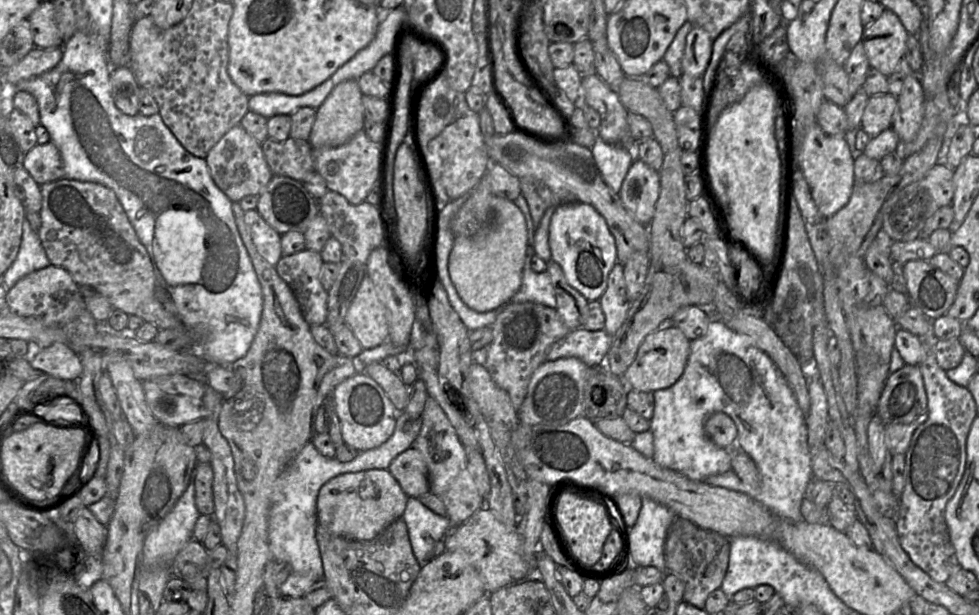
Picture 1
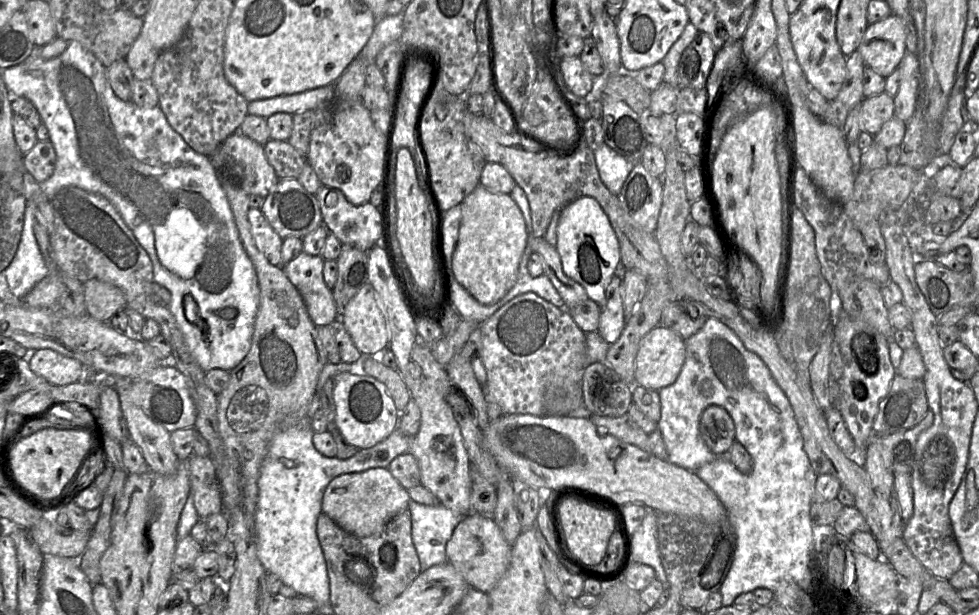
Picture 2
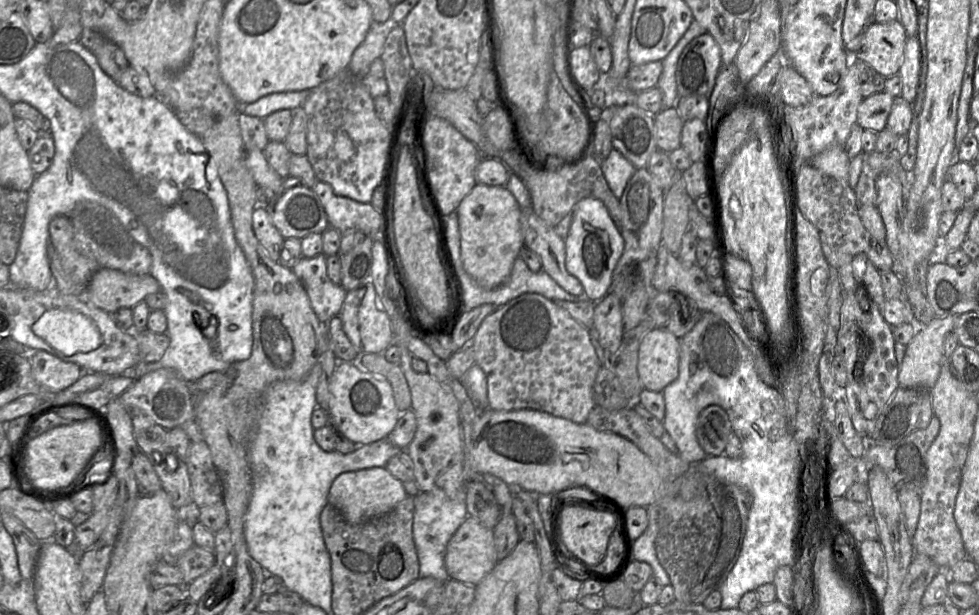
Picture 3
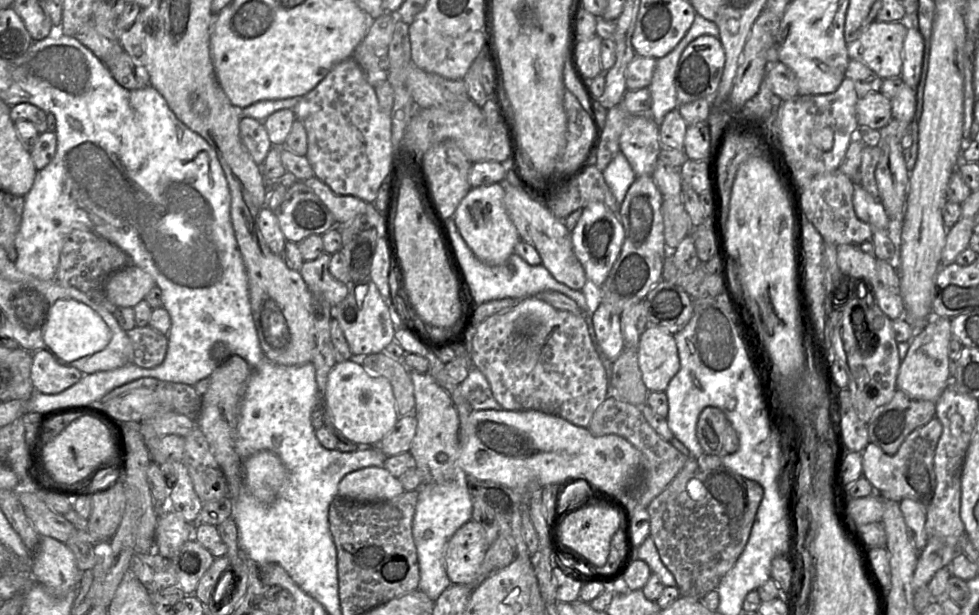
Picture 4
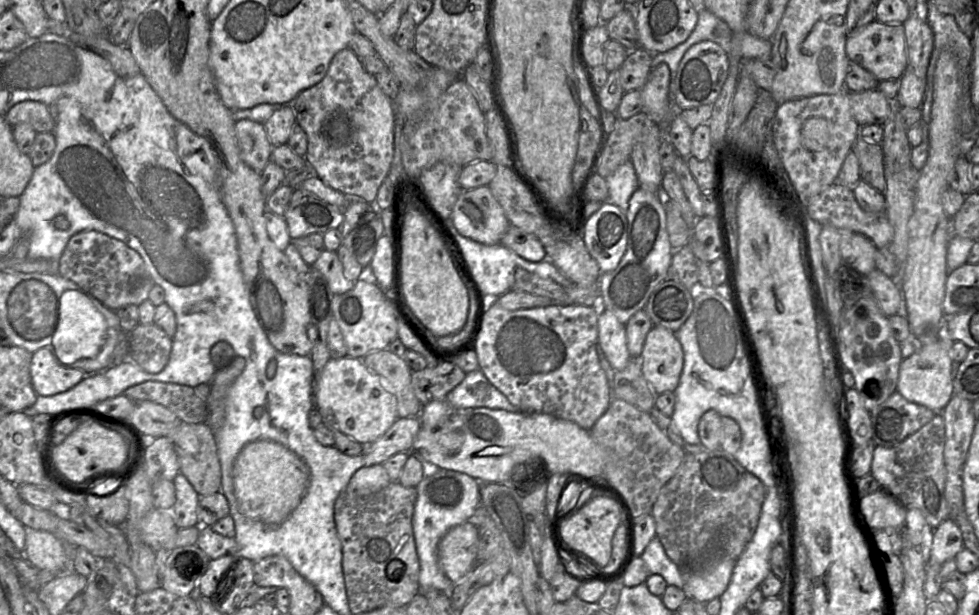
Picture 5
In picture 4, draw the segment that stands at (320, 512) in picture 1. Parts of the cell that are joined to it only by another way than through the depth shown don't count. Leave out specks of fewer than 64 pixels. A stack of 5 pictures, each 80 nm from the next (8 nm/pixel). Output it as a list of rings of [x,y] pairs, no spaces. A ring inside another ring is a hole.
[[[384,466],[365,467],[348,473],[338,485],[338,495],[360,502],[391,500],[405,492],[400,480]]]

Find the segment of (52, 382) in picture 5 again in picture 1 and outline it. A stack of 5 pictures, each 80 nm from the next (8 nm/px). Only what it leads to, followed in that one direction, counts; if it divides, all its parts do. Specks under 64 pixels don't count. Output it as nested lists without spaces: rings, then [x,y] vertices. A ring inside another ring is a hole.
[[[63,343],[40,349],[30,364],[34,369],[64,381],[78,381],[83,371],[79,355]]]

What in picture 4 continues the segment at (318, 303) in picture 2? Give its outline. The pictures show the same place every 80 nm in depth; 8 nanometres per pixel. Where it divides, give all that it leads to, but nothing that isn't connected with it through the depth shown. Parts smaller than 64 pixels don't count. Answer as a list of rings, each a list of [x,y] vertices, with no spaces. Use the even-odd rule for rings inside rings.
[[[322,253],[312,261],[305,261],[299,271],[311,292],[321,293],[332,306],[343,301],[349,287],[337,280],[329,271],[331,255]]]

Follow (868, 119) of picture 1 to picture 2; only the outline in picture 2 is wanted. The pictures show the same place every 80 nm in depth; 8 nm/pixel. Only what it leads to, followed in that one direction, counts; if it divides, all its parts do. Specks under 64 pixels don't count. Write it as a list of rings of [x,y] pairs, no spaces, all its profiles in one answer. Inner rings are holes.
[[[885,91],[864,98],[860,104],[860,131],[875,136],[882,126],[894,116],[894,109],[894,97]]]

